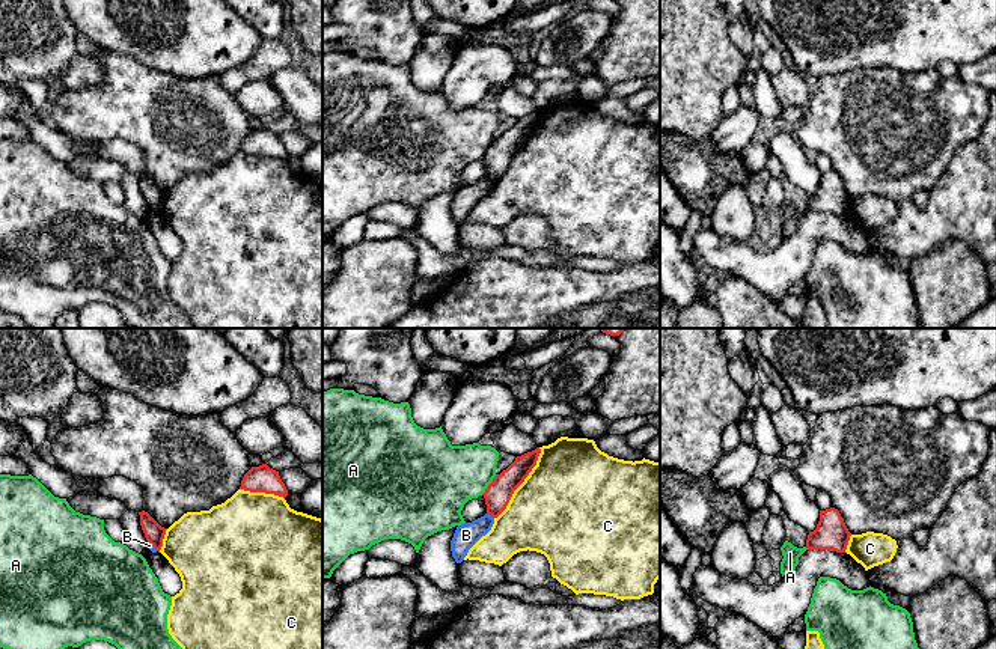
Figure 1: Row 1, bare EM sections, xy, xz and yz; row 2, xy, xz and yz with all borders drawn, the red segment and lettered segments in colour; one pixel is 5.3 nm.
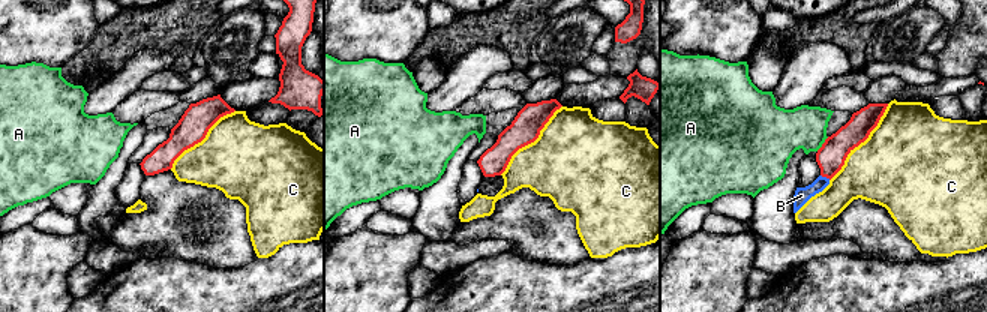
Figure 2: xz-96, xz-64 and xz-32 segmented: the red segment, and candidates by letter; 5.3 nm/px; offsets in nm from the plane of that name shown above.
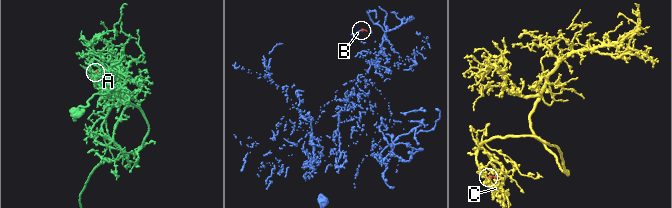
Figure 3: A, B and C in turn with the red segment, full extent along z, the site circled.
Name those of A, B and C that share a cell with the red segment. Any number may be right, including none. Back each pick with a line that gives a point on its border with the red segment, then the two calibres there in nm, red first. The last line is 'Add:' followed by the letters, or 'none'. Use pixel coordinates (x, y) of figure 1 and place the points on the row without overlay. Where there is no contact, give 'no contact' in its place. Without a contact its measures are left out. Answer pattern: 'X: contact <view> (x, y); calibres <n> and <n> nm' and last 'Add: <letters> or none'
Add: none

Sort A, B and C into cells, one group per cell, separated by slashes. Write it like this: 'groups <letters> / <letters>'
groups A / B / C

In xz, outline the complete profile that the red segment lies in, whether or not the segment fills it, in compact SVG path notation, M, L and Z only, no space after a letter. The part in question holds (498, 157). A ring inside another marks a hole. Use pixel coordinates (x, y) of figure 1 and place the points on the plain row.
M536 110L532 114L517 119L506 133L496 137L482 157L487 167L487 176L490 179L497 181L506 172L514 154L524 145L532 131L536 128L539 116L541 111Z

